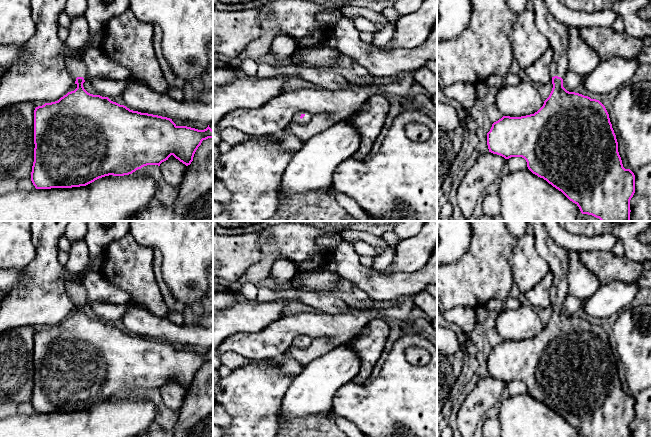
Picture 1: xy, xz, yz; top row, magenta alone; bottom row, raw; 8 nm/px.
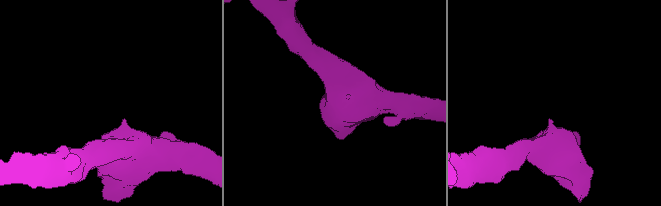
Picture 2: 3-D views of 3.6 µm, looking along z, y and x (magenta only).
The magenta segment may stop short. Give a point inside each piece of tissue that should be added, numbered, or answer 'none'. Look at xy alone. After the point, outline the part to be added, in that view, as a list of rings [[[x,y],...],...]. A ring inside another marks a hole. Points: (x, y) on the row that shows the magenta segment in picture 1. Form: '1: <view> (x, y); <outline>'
1: xy (77, 68); [[[68,56],[66,65],[74,82],[76,81],[77,77],[83,77],[84,80],[86,80],[87,67],[86,64],[78,56]]]

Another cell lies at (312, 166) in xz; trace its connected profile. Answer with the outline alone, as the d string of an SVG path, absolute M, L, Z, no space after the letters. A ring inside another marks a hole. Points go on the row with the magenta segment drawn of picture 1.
M350 118L335 122L329 128L306 140L295 151L282 174L279 186L280 200L285 203L297 194L332 186L335 169L343 160L353 157L359 149L360 142L359 132Z

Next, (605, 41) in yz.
M581 27L579 34L583 42L592 48L600 58L612 57L635 59L638 57L643 41L624 32L616 32L612 27Z

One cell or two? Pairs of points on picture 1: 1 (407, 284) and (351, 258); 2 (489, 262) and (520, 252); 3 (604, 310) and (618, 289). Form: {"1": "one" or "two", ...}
{"1": "one", "2": "two", "3": "one"}

